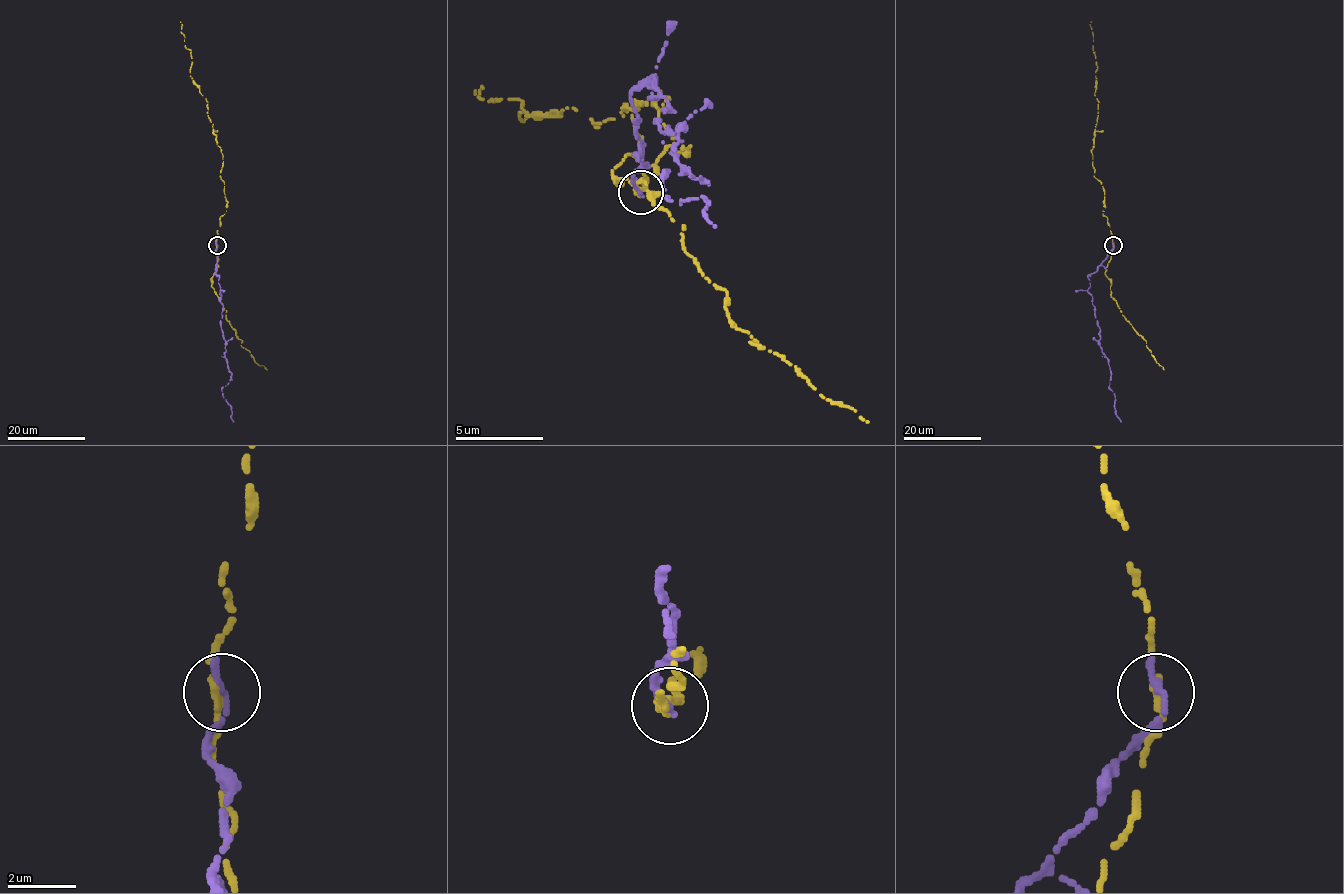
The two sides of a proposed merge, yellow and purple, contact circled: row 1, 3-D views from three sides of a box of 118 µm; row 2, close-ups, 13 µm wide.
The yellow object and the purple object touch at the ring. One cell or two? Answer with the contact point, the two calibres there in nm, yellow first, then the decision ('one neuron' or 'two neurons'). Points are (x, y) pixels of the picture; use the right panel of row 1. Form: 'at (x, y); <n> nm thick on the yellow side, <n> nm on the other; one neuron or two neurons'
at (1113, 245); 220 nm thick on the yellow side, 280 nm on the other; two neurons

